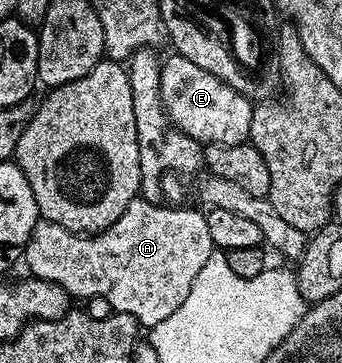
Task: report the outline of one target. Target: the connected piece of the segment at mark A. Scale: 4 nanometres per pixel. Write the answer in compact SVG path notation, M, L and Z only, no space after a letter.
M136 199L128 203L123 214L108 229L94 235L80 235L41 219L35 224L35 230L25 246L25 261L27 257L30 276L57 283L75 299L104 297L114 312L129 315L140 326L157 325L161 319L169 319L169 315L173 315L173 311L185 303L185 295L189 295L193 279L197 279L201 267L205 267L205 262L216 252L213 239L209 239L206 216L187 208L154 205L153 202Z

